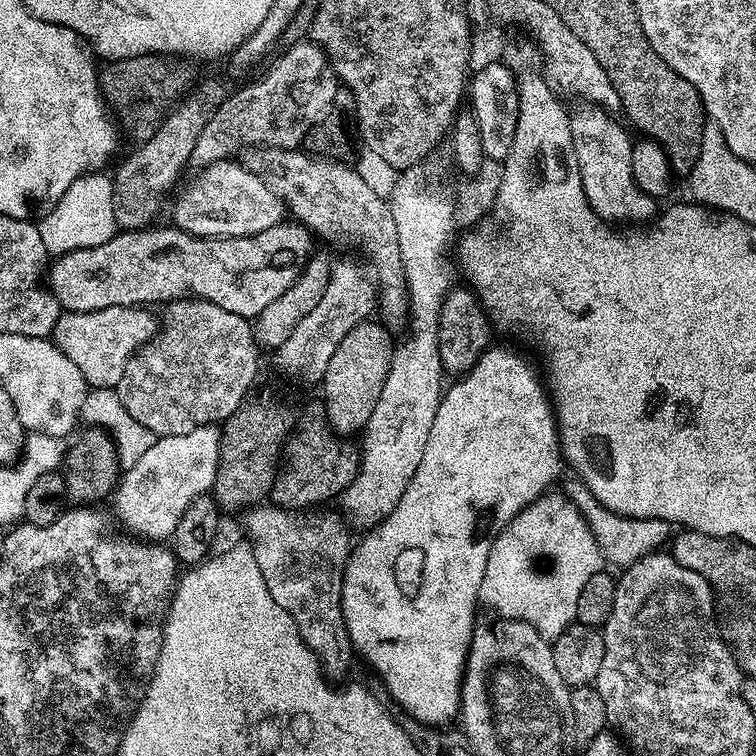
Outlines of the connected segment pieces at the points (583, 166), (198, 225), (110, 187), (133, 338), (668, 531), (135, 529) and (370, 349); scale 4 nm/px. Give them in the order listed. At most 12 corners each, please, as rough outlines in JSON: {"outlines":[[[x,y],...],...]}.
{"outlines":[[[585,107],[570,124],[584,197],[605,222],[657,215],[633,139]],[[236,160],[201,169],[174,204],[194,237],[250,237],[286,209]],[[79,176],[39,217],[49,257],[118,231],[114,184]],[[144,306],[61,311],[51,341],[93,389],[115,389],[158,333]],[[580,479],[564,497],[586,518],[605,565],[629,568],[663,549],[665,520],[639,520],[602,506]],[[219,427],[156,438],[119,477],[117,518],[167,541],[211,493]],[[364,320],[338,342],[322,381],[333,433],[368,425],[394,339]]]}

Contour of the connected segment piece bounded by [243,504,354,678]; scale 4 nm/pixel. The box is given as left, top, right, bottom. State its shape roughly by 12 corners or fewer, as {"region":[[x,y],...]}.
{"region":[[245,511],[274,602],[344,676],[354,649],[341,612],[352,546],[336,514]]}

